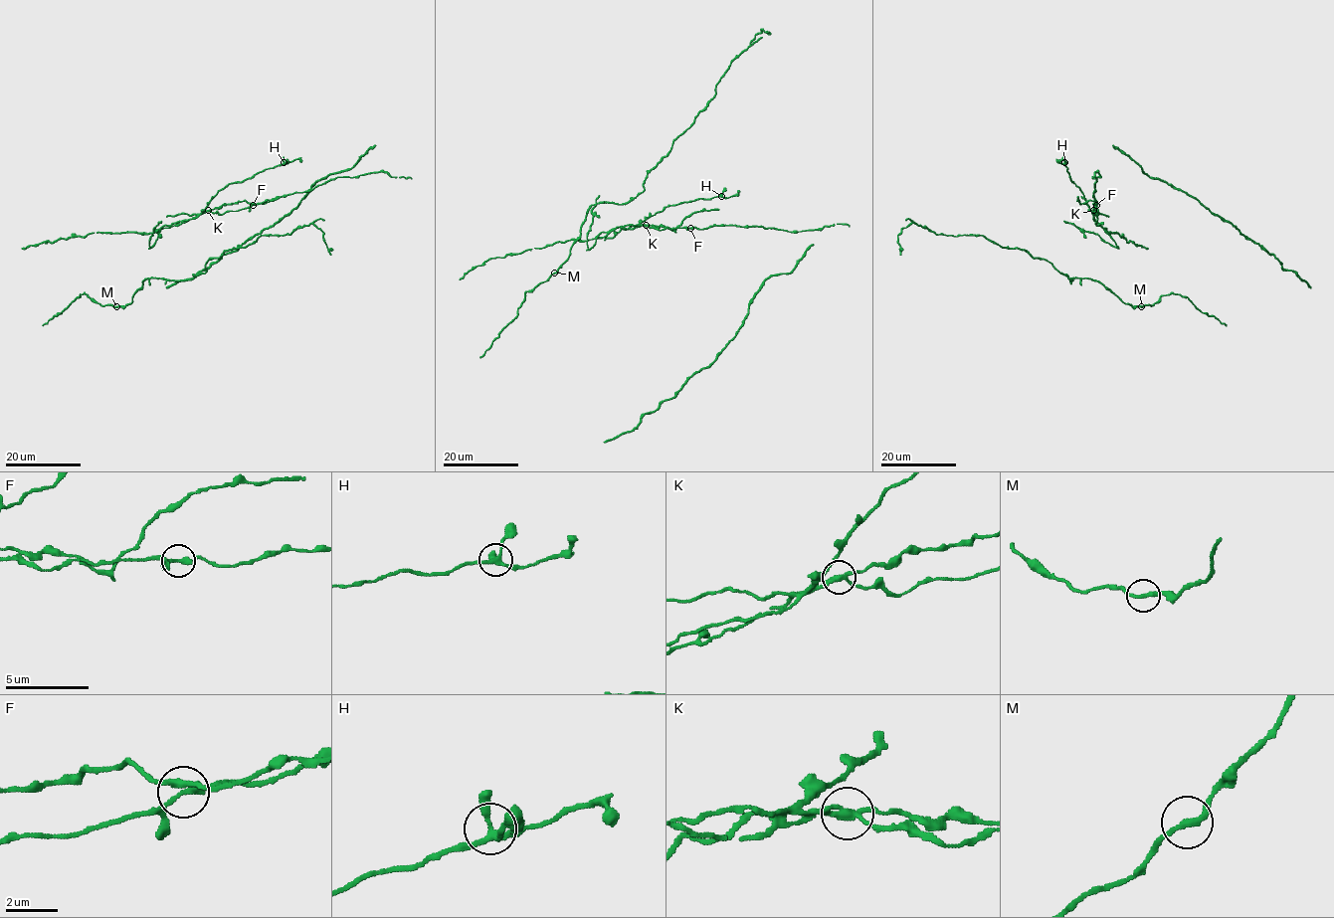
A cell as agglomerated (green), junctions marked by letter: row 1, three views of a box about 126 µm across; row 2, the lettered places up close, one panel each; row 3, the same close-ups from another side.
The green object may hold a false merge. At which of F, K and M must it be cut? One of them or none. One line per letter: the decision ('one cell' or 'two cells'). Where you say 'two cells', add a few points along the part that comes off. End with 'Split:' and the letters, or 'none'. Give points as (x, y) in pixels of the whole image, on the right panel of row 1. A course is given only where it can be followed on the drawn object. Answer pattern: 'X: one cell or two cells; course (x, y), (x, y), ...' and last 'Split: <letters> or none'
F: one cell
K: two cells; course (1093, 210), (1092, 219), (1118, 247), (1063, 221)
M: one cell
Split: K

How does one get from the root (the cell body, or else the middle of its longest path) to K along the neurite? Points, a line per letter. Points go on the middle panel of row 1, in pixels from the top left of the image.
K: (691, 228), (659, 230), (645, 225)

